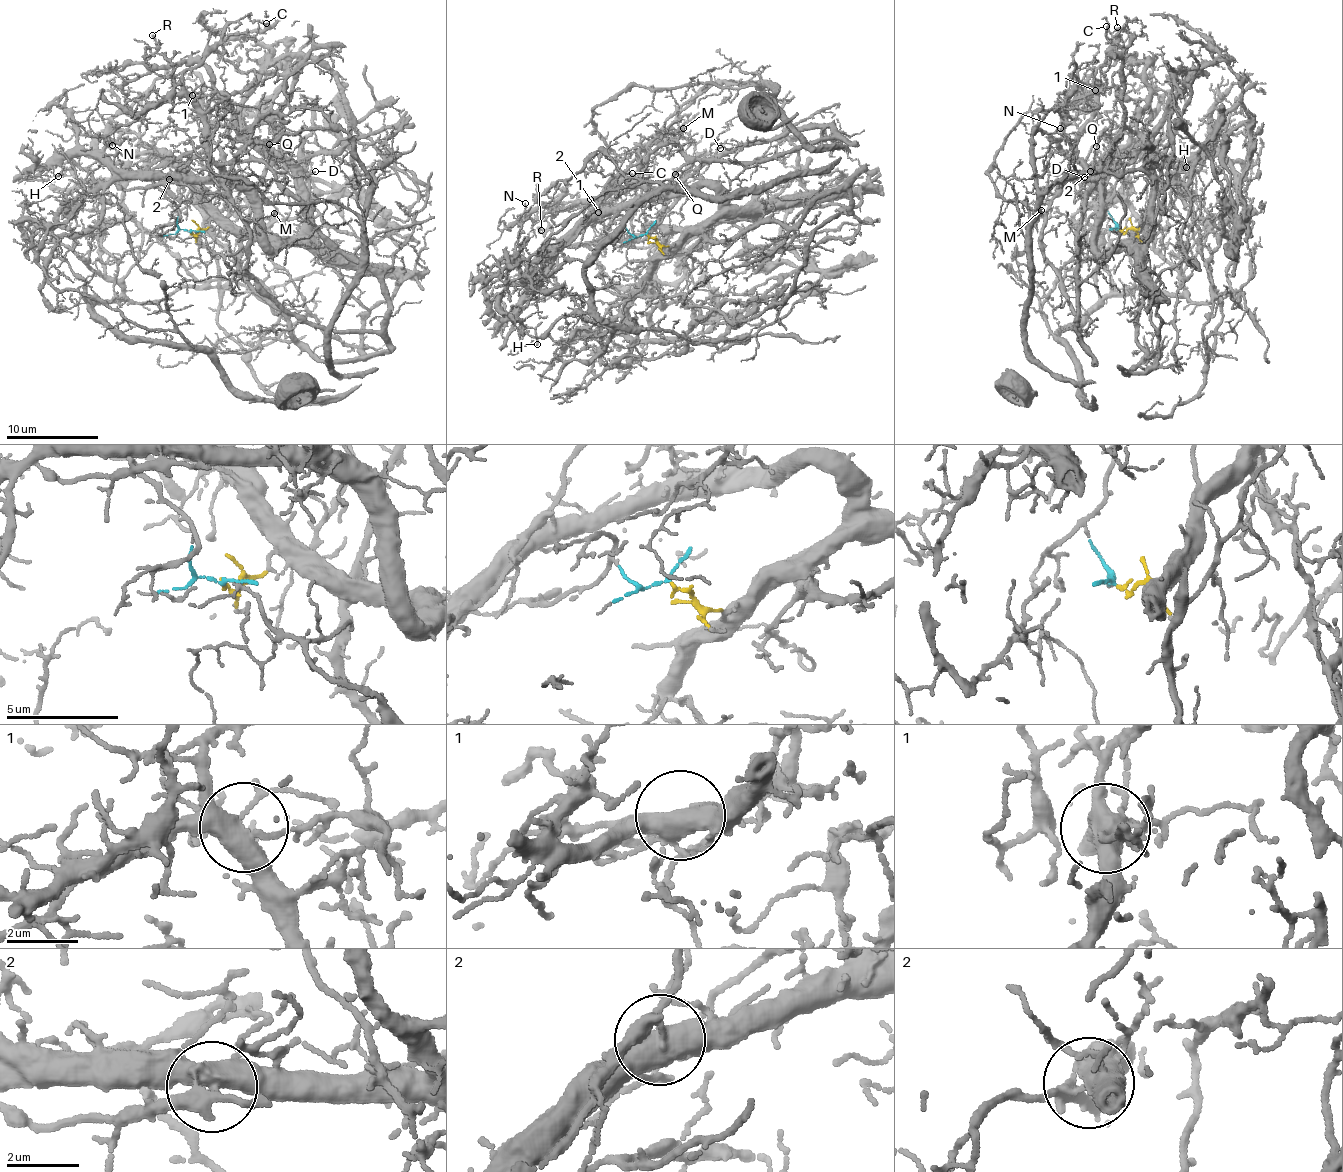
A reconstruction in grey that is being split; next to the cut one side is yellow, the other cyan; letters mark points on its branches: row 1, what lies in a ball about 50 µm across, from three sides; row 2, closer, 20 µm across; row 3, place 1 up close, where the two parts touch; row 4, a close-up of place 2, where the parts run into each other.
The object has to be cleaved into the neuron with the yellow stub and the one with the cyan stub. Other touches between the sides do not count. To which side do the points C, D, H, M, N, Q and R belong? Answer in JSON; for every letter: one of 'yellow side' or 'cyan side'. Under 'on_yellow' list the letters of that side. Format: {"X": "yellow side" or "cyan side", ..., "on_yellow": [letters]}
{"C": "yellow side", "D": "cyan side", "H": "yellow side", "M": "cyan side", "N": "yellow side", "Q": "cyan side", "R": "yellow side", "on_yellow": ["C", "H", "N", "R"]}

